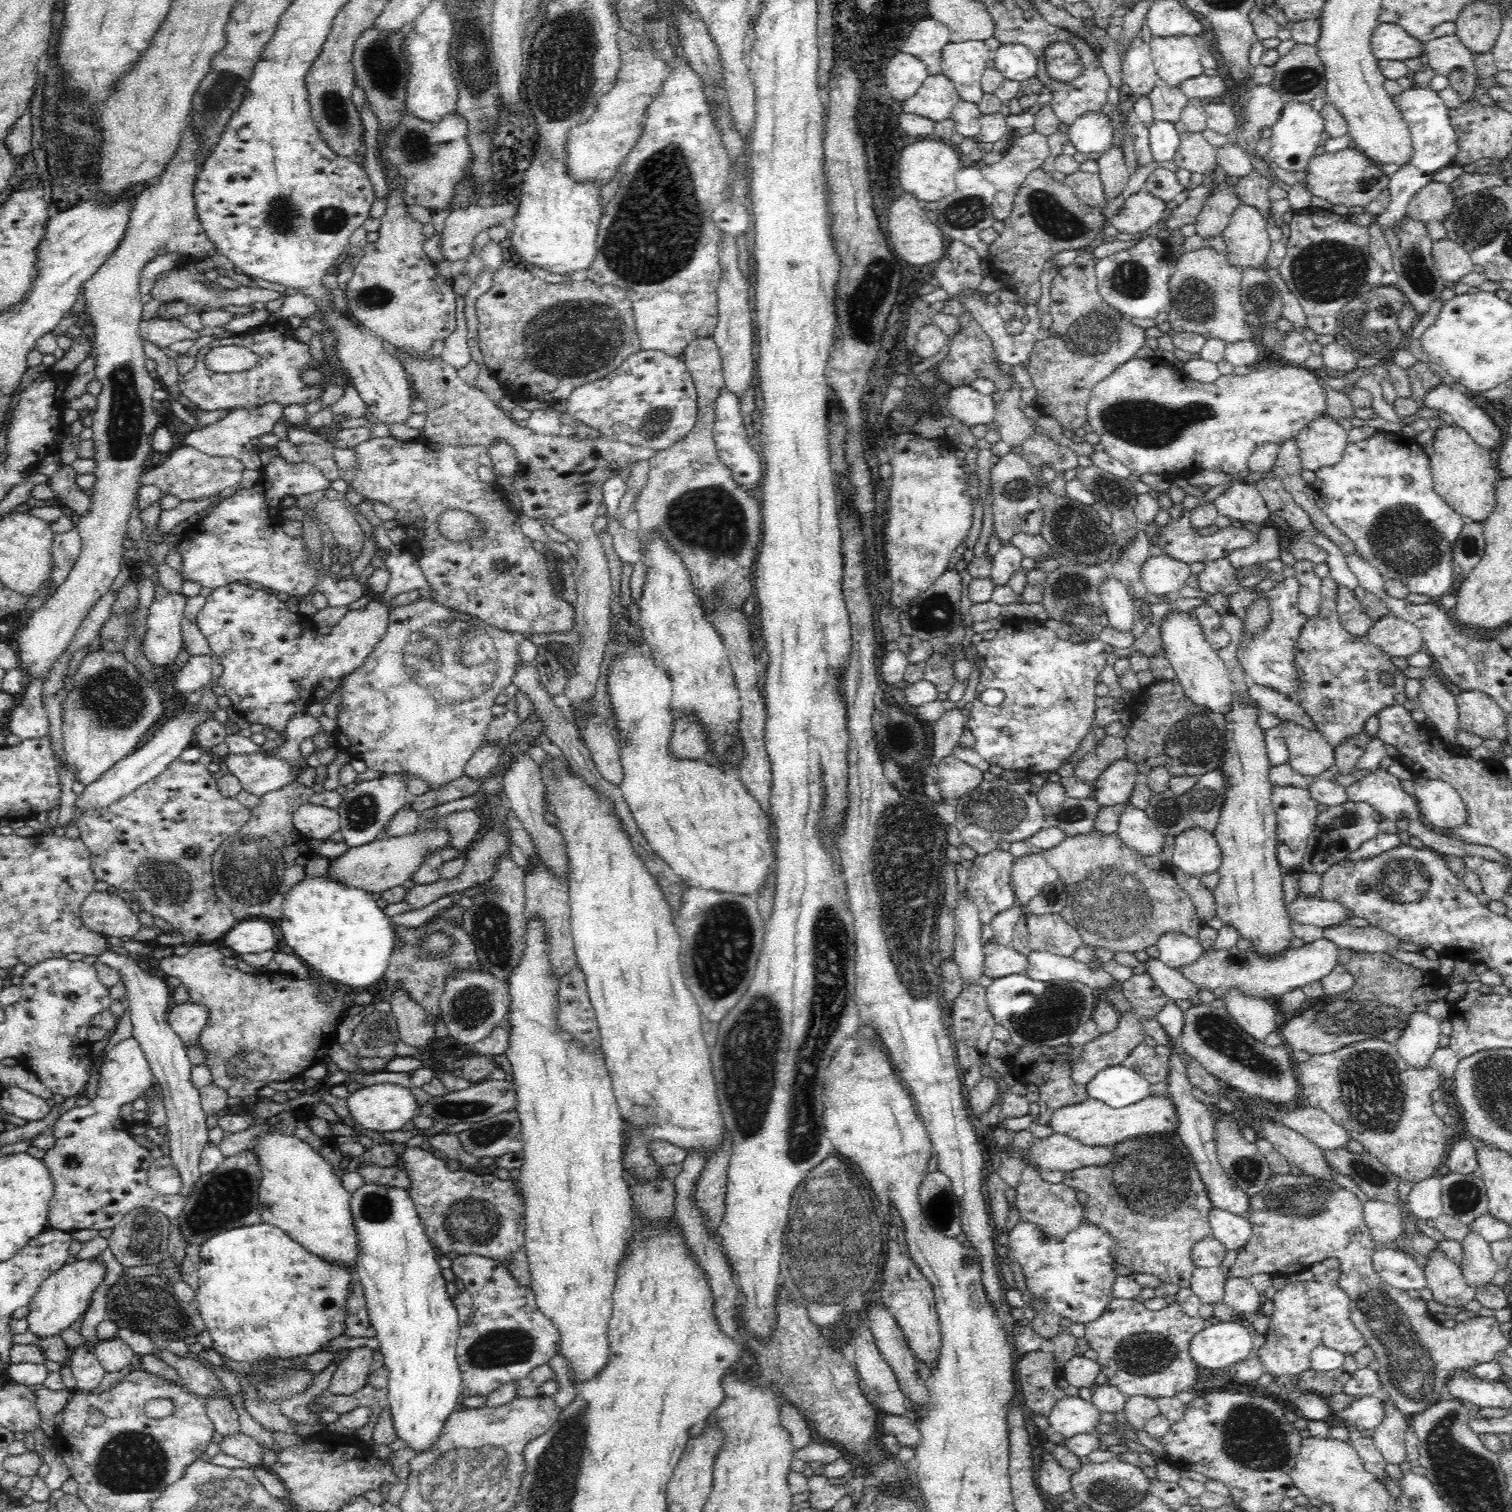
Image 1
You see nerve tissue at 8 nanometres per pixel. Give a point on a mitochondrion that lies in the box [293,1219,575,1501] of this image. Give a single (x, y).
(510, 1346)

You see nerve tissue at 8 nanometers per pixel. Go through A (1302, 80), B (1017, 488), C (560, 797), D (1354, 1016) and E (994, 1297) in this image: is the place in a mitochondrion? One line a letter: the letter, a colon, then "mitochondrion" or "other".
A: mitochondrion
B: mitochondrion
C: mitochondrion
D: mitochondrion
E: other

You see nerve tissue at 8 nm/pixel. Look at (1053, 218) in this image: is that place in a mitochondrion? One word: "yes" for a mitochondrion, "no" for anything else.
yes

